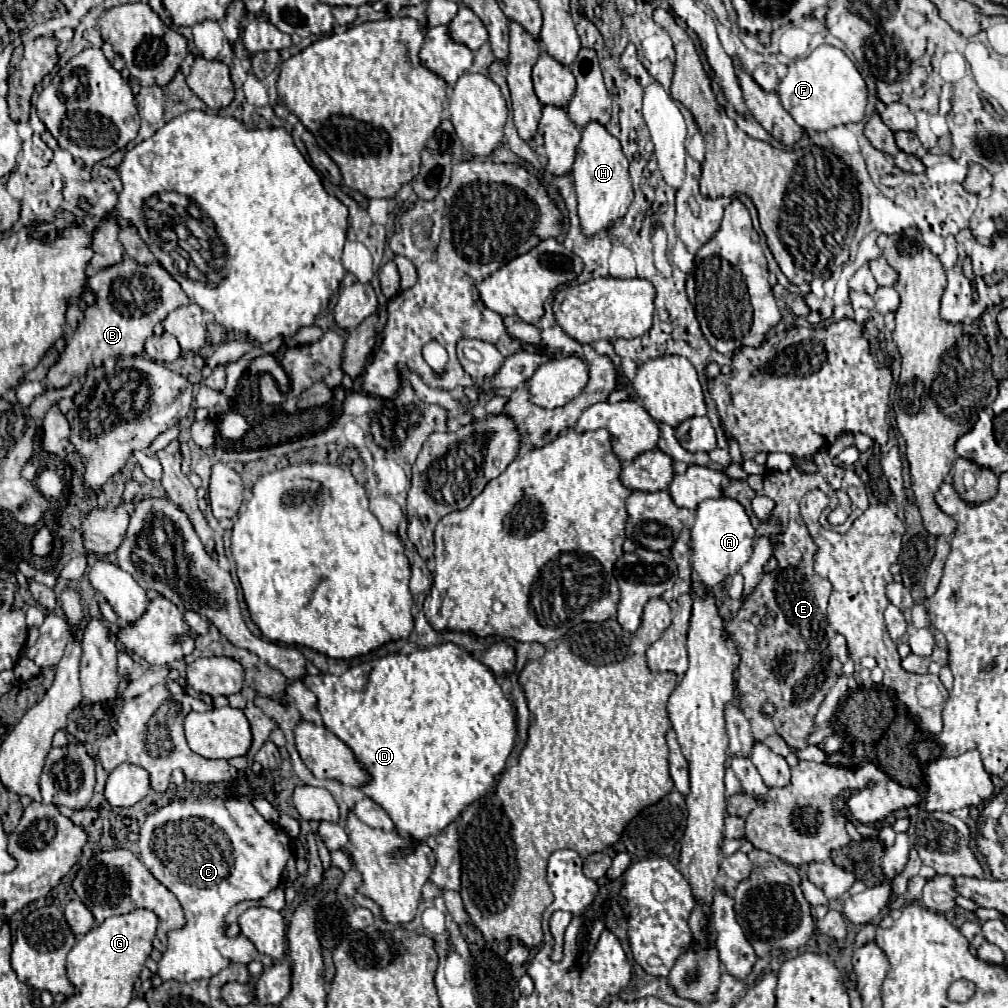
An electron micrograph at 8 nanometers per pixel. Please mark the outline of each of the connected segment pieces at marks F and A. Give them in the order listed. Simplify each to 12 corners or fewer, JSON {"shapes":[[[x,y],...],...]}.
{"shapes":[[[830,44],[788,66],[782,106],[806,130],[860,122],[866,82]],[[732,498],[704,500],[690,534],[708,586],[752,556],[754,528]]]}

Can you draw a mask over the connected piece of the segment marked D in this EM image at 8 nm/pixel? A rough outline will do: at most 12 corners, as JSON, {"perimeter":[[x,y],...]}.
{"perimeter":[[456,644],[304,682],[414,844],[496,786],[516,710]]}

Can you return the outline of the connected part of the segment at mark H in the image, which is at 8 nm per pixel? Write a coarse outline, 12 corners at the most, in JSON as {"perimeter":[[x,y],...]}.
{"perimeter":[[598,122],[582,128],[572,176],[586,236],[634,200],[628,158]]}

